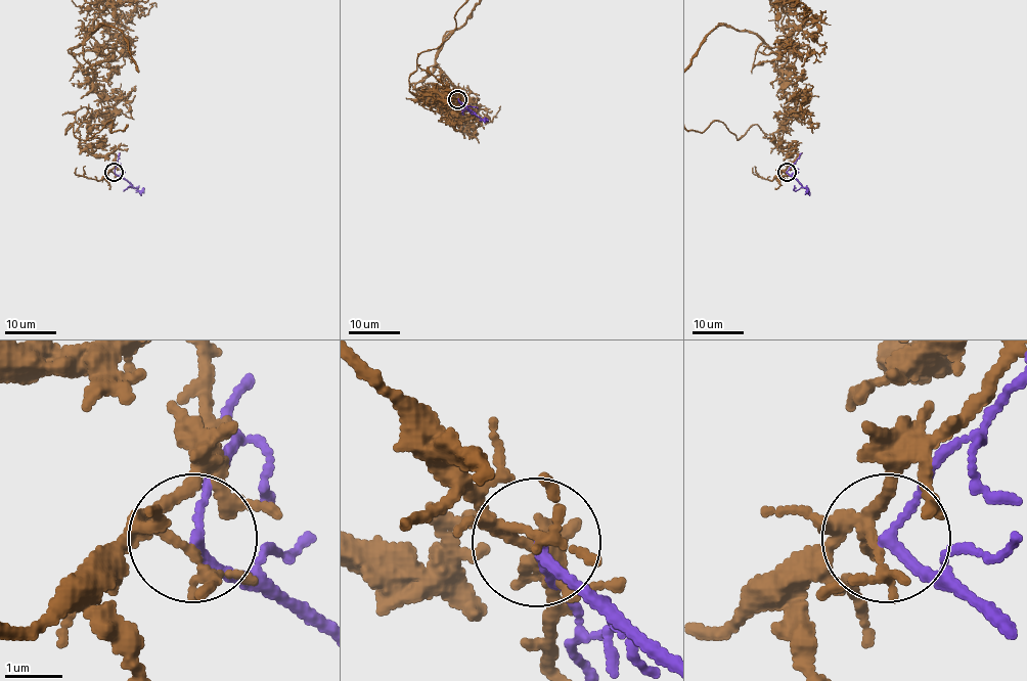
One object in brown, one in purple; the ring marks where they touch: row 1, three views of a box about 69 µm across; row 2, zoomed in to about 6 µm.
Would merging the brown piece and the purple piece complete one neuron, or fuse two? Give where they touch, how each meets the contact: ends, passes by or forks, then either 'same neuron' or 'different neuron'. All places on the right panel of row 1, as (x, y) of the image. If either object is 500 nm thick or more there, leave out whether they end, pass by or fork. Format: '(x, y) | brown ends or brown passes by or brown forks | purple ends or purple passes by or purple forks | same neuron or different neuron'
(787, 172) | brown forks | purple passes by | different neuron

